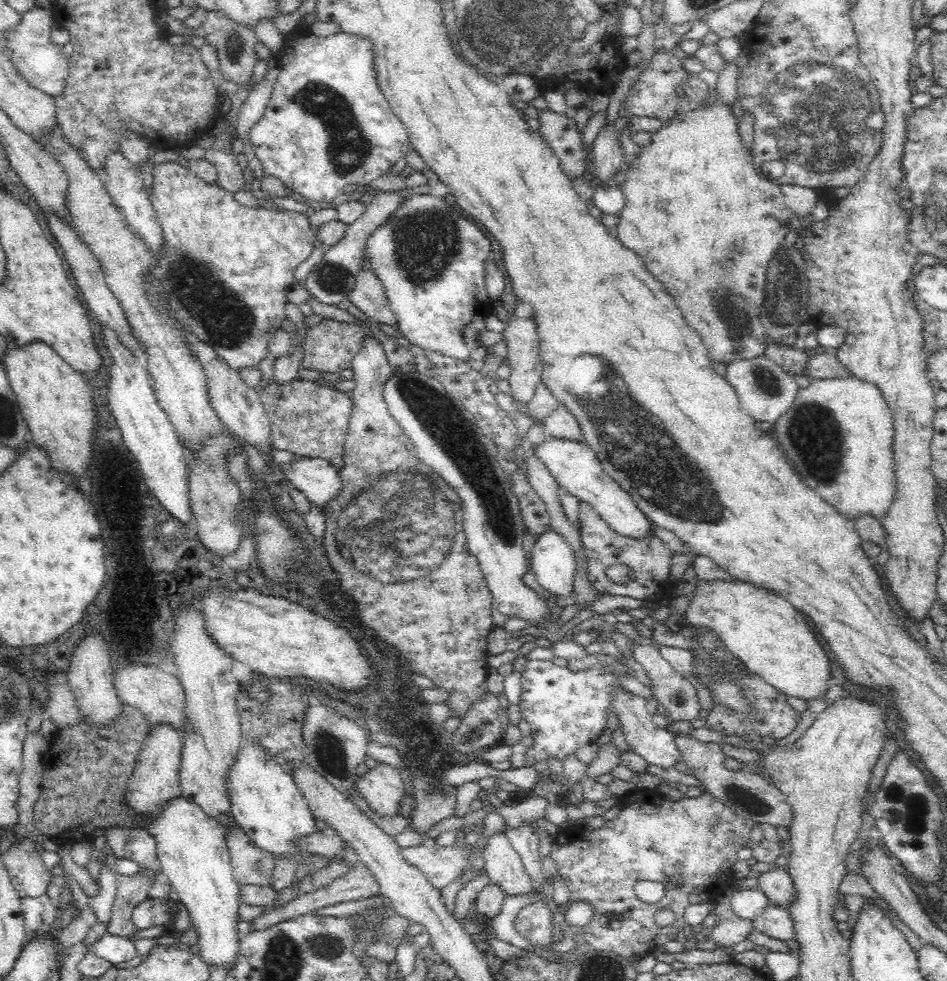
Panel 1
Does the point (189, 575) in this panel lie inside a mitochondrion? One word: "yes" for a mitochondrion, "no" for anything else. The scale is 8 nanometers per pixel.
no

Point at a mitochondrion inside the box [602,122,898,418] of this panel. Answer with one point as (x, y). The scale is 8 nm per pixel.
(784, 280)

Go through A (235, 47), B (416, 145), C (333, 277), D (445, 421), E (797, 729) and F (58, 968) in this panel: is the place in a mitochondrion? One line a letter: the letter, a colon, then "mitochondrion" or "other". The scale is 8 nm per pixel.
A: mitochondrion
B: other
C: mitochondrion
D: mitochondrion
E: other
F: other

